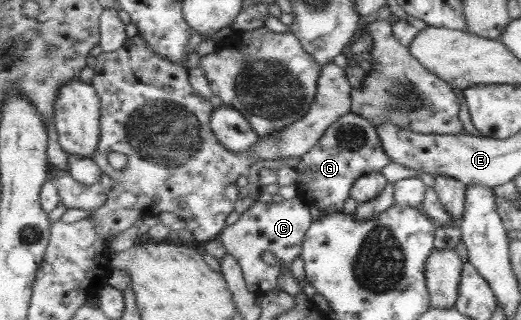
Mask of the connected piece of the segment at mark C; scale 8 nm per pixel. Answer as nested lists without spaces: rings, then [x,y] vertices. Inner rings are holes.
[[[299,195],[292,199],[284,199],[268,203],[257,200],[246,213],[240,214],[239,219],[228,225],[217,240],[226,244],[228,252],[236,256],[242,264],[248,288],[258,297],[263,297],[270,291],[278,289],[278,279],[282,277],[283,269],[290,271],[290,266],[304,251],[306,235],[315,222],[312,207]],[[266,251],[271,251],[280,263],[270,265],[262,259]]]

